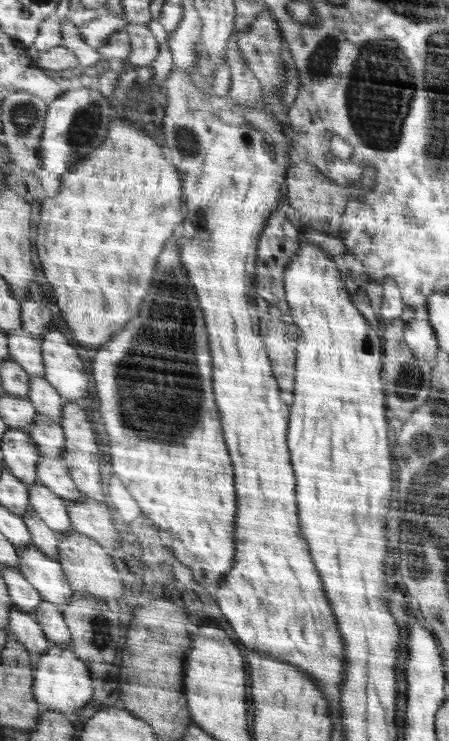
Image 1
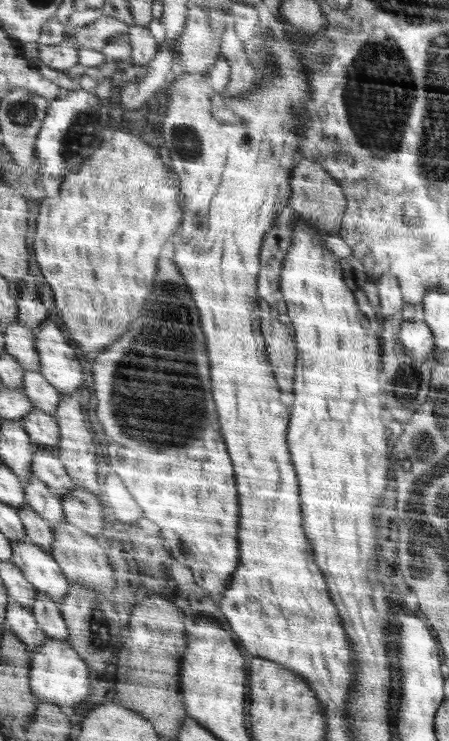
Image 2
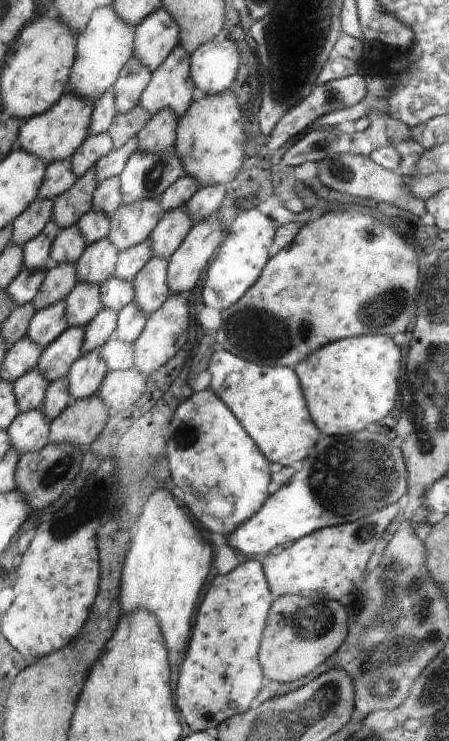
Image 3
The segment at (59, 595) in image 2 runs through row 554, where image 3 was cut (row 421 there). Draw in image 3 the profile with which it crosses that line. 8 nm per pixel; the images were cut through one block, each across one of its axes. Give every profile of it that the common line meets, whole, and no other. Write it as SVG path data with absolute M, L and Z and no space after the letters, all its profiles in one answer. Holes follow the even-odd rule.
M44 408L20 413L9 428L13 446L22 454L38 452L51 442L51 424Z

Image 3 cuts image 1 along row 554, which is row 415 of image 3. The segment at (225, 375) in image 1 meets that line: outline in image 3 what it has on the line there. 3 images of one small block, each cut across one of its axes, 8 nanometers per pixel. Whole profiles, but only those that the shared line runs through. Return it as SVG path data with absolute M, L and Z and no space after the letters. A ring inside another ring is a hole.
M227 350L215 351L209 362L212 390L234 416L244 420L244 428L252 432L252 440L264 448L268 460L290 466L308 456L316 446L320 432L308 412L307 400L296 374L290 368L269 367L234 356Z

